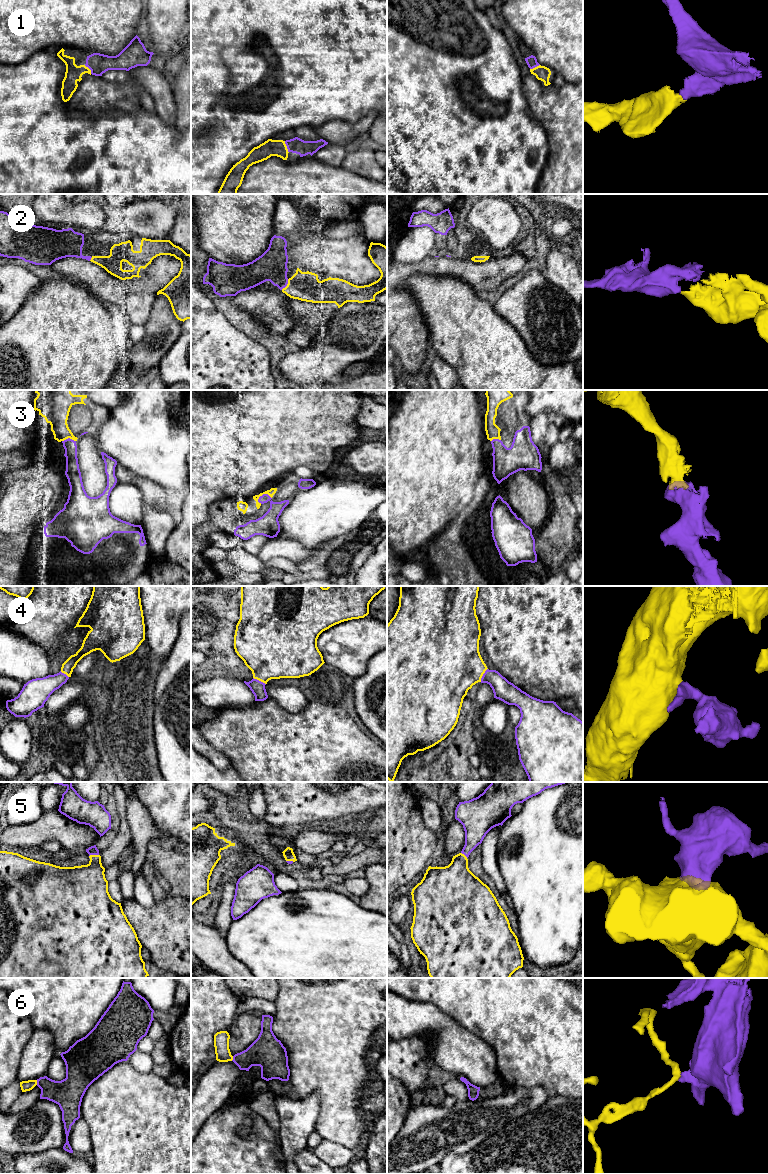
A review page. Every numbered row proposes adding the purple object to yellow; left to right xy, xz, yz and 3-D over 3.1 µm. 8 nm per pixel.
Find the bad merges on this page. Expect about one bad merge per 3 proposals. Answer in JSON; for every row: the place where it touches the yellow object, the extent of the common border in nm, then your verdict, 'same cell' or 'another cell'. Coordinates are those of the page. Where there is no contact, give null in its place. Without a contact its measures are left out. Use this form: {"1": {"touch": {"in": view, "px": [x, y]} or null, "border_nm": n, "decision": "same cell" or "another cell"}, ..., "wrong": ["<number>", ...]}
{"1": {"touch": {"in": "xz", "px": [286, 147]}, "border_nm": 100, "decision": "same cell"}, "2": {"touch": {"in": "xz", "px": [287, 285]}, "border_nm": 110, "decision": "same cell"}, "3": {"touch": {"in": "xz", "px": [263, 493]}, "border_nm": 120, "decision": "same cell"}, "4": {"touch": {"in": "yz", "px": [482, 675]}, "border_nm": 130, "decision": "same cell"}, "5": {"touch": {"in": "xy", "px": [93, 855]}, "border_nm": 80, "decision": "same cell"}, "6": {"touch": {"in": "xy", "px": [36, 1082]}, "border_nm": 40, "decision": "another cell"}, "wrong": ["6"]}

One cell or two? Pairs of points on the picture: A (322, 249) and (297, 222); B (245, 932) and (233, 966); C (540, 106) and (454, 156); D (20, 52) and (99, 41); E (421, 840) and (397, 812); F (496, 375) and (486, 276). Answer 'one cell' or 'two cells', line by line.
A: two cells
B: two cells
C: two cells
D: one cell
E: one cell
F: two cells

